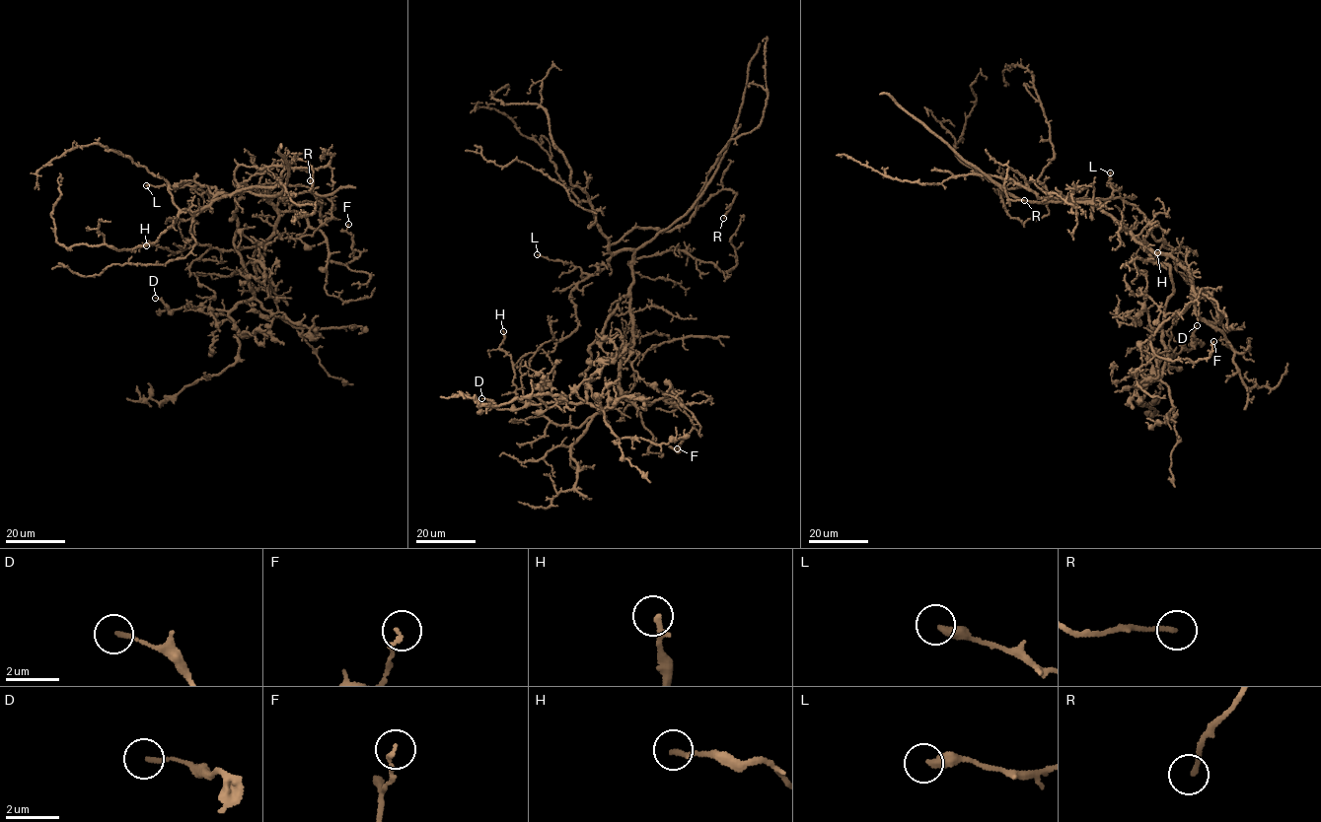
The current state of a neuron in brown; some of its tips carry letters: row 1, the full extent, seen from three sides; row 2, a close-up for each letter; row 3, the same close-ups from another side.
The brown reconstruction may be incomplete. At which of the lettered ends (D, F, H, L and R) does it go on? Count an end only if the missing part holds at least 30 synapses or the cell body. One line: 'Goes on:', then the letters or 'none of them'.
Goes on: none of them

